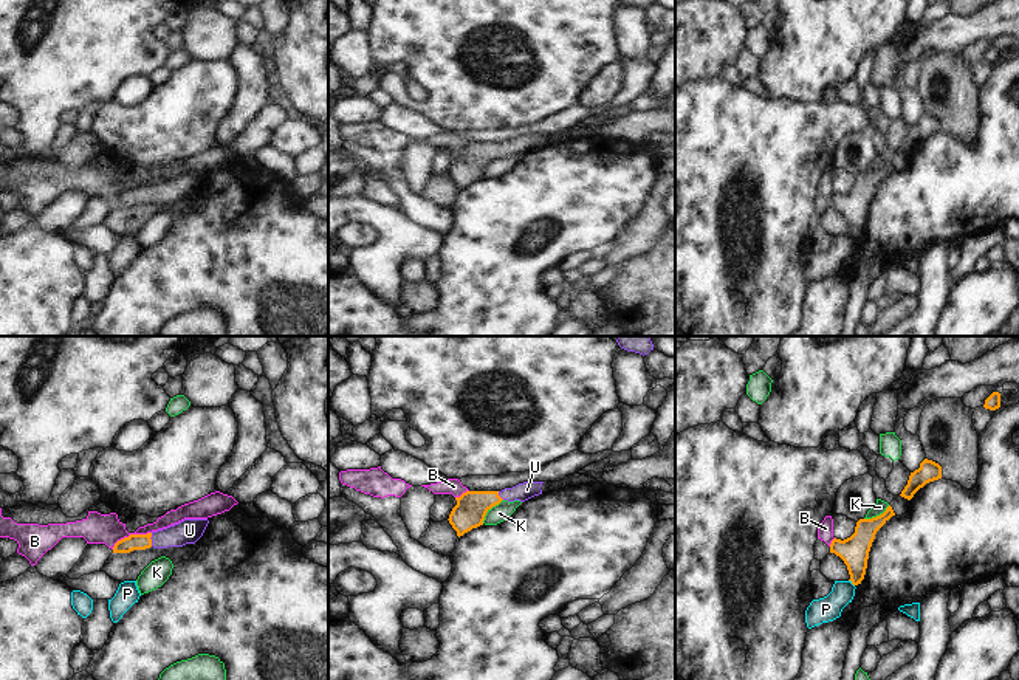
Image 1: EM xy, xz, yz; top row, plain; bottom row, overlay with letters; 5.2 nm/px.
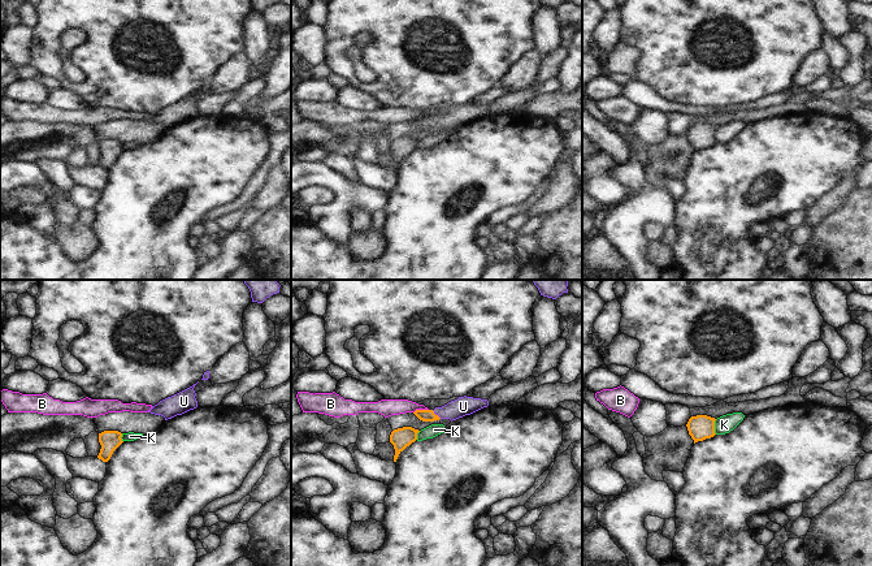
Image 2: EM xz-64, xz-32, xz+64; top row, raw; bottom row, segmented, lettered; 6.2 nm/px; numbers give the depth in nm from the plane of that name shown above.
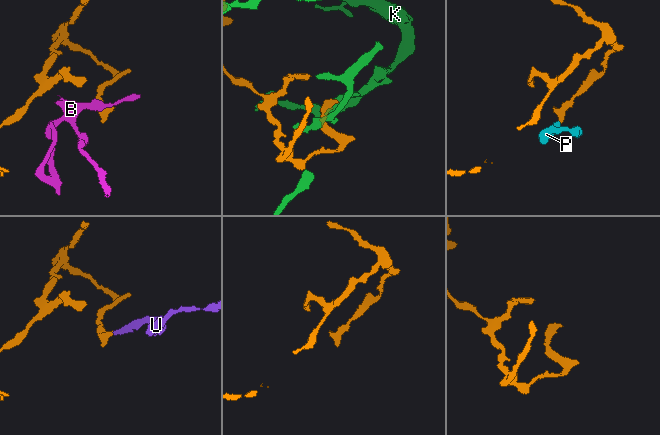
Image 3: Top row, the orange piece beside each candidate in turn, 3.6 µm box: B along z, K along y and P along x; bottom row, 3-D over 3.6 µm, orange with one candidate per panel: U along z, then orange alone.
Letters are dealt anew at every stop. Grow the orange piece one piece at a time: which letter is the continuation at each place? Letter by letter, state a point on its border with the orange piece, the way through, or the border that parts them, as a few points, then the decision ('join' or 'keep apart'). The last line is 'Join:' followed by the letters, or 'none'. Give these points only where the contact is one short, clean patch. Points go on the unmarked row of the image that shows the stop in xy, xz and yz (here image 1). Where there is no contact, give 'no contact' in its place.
B: contact xy (130, 188); border xy (150, 185), (124, 189), (112, 202); keep apart
K: contact xz (490, 161); border xz (502, 152), (487, 166), (482, 175); keep apart
P: contact yz (852, 236); border yz (849, 233), (854, 239); keep apart
U: contact xy (150, 192); way xy (133, 194), (150, 192), (175, 189), (189, 183); join
Join: U

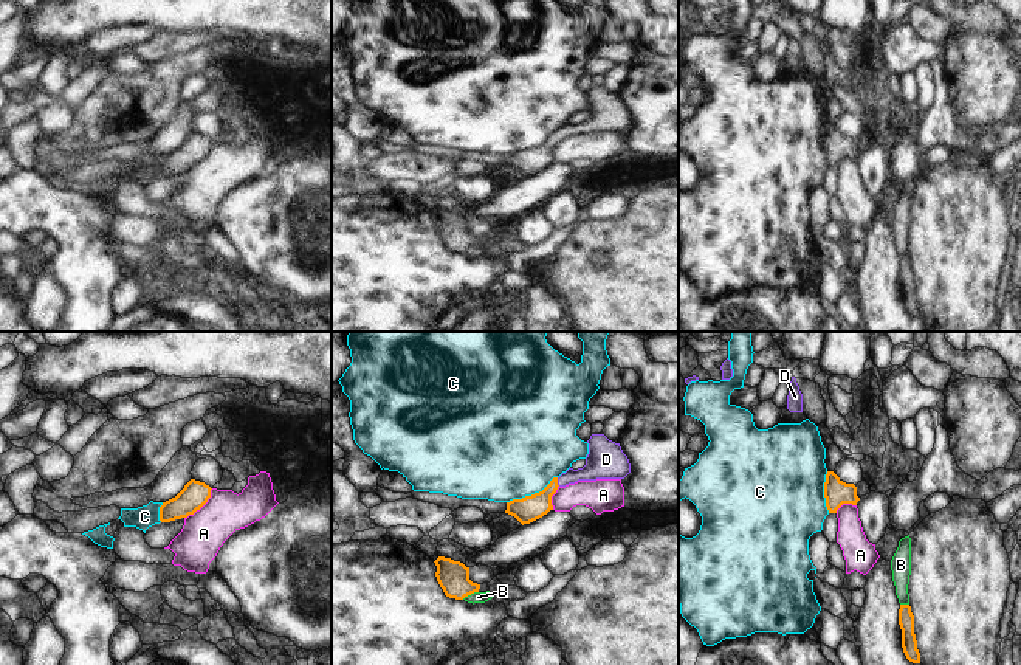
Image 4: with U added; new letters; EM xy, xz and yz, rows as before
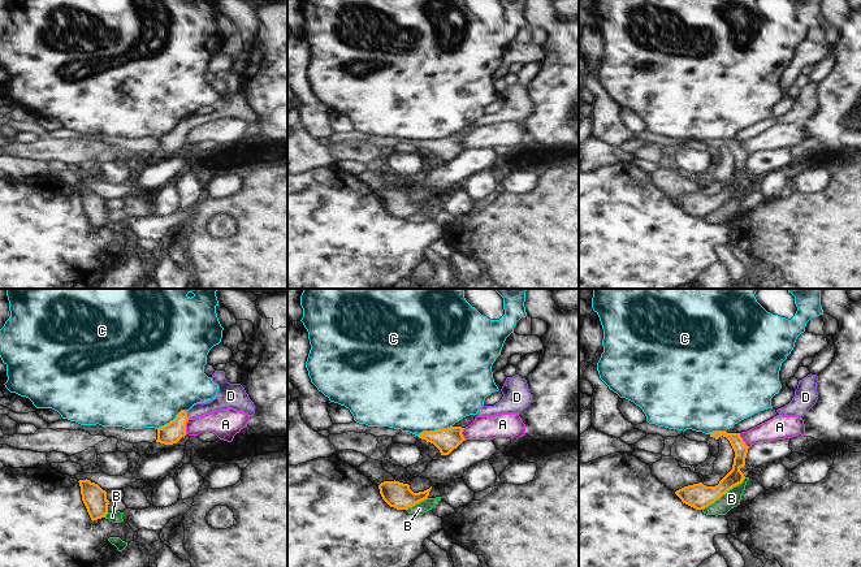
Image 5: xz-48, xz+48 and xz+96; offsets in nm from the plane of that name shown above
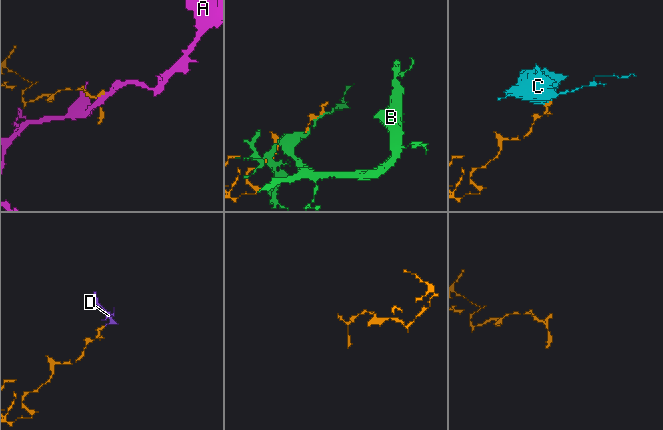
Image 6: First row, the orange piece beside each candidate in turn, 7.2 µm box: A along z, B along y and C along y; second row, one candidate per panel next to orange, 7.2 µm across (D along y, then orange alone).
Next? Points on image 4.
A: contact xy (202, 158); keep apart
B: contact xz (470, 247); keep apart
C: contact xz (532, 148); border xz (556, 129), (541, 143), (507, 155); keep apart
D: contact xz (556, 135); way xz (529, 161), (556, 135), (587, 126), (600, 117); join
Join: D

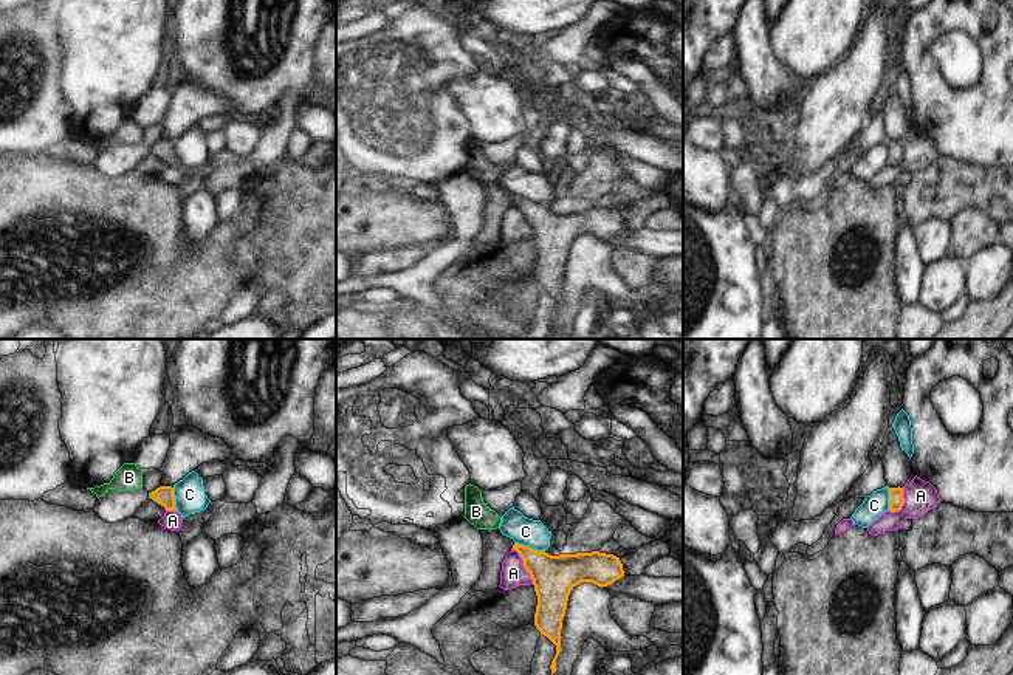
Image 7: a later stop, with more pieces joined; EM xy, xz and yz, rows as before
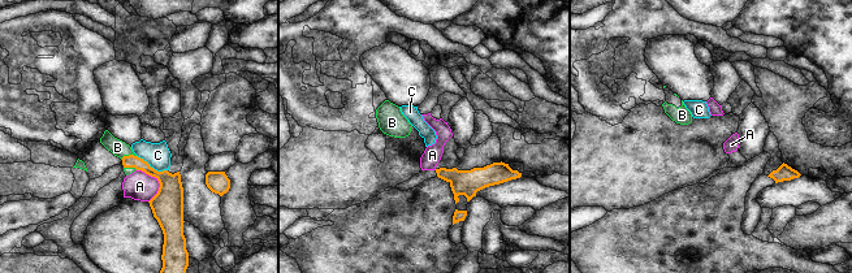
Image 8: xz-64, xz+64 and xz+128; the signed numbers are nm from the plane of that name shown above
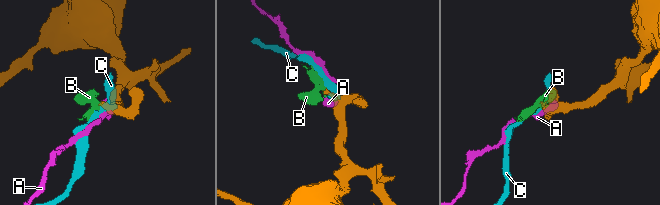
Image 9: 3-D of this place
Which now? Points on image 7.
A: contact xz (524, 219); border xz (511, 202), (521, 211), (533, 236); keep apart
B: contact xy (157, 154); way xy (164, 149), (157, 154), (154, 154); join
C: contact xz (528, 200); border xz (515, 195), (544, 205); keep apart
Join: B

